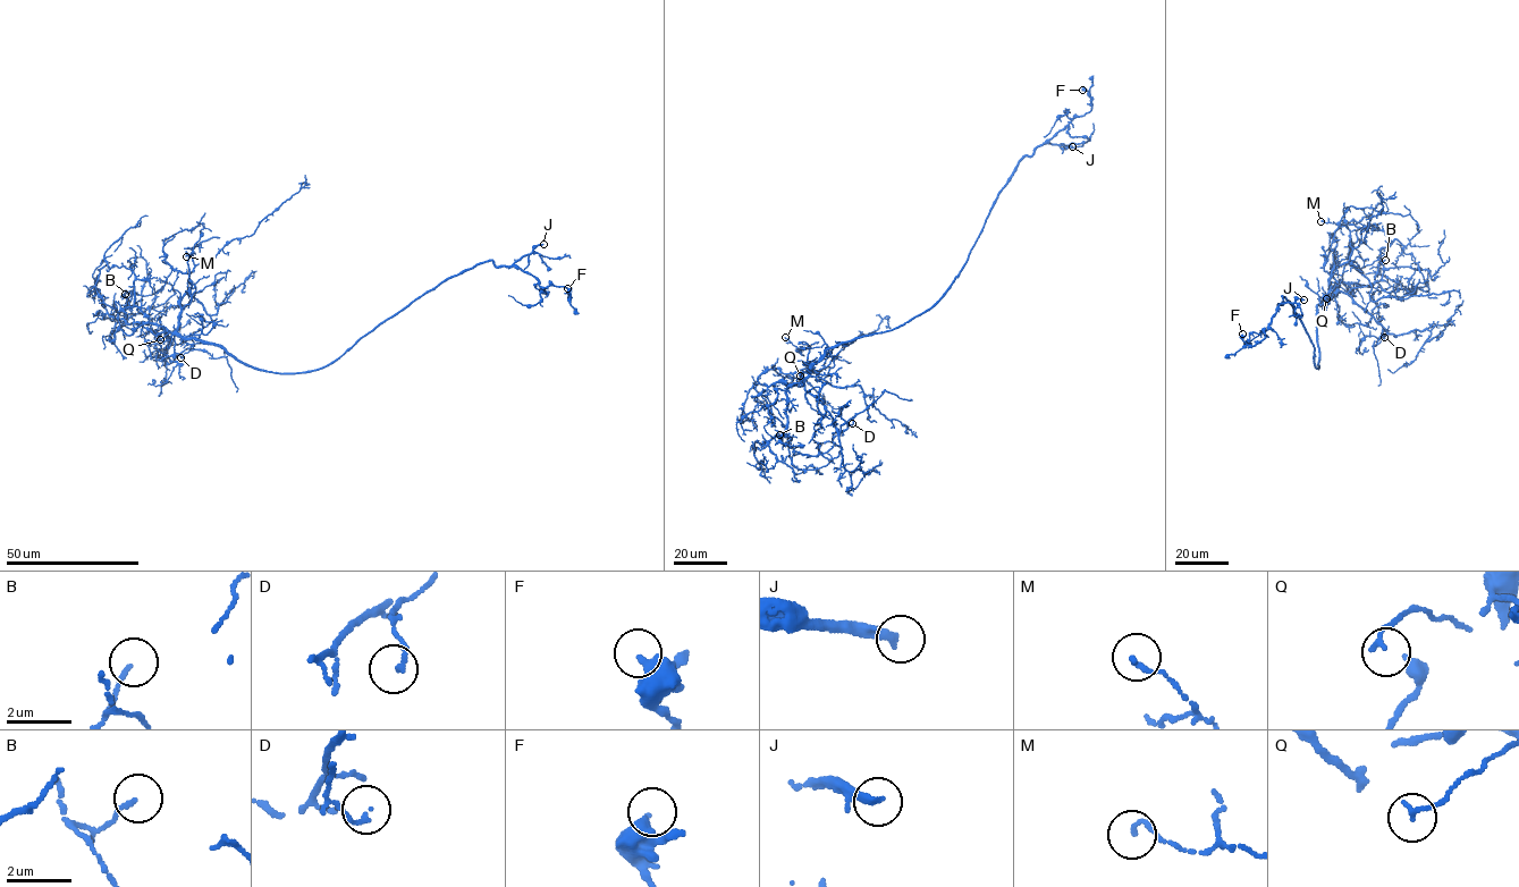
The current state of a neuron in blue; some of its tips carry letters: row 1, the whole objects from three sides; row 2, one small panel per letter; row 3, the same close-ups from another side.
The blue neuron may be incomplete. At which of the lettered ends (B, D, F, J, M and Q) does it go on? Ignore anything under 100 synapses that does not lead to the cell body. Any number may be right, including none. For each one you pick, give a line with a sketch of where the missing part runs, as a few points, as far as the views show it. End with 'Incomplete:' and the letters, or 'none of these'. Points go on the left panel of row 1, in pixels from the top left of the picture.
J: course (543, 244), (562, 224), (566, 221), (570, 226), (547, 231), (530, 231), (526, 213), (531, 204)
Incomplete: J

